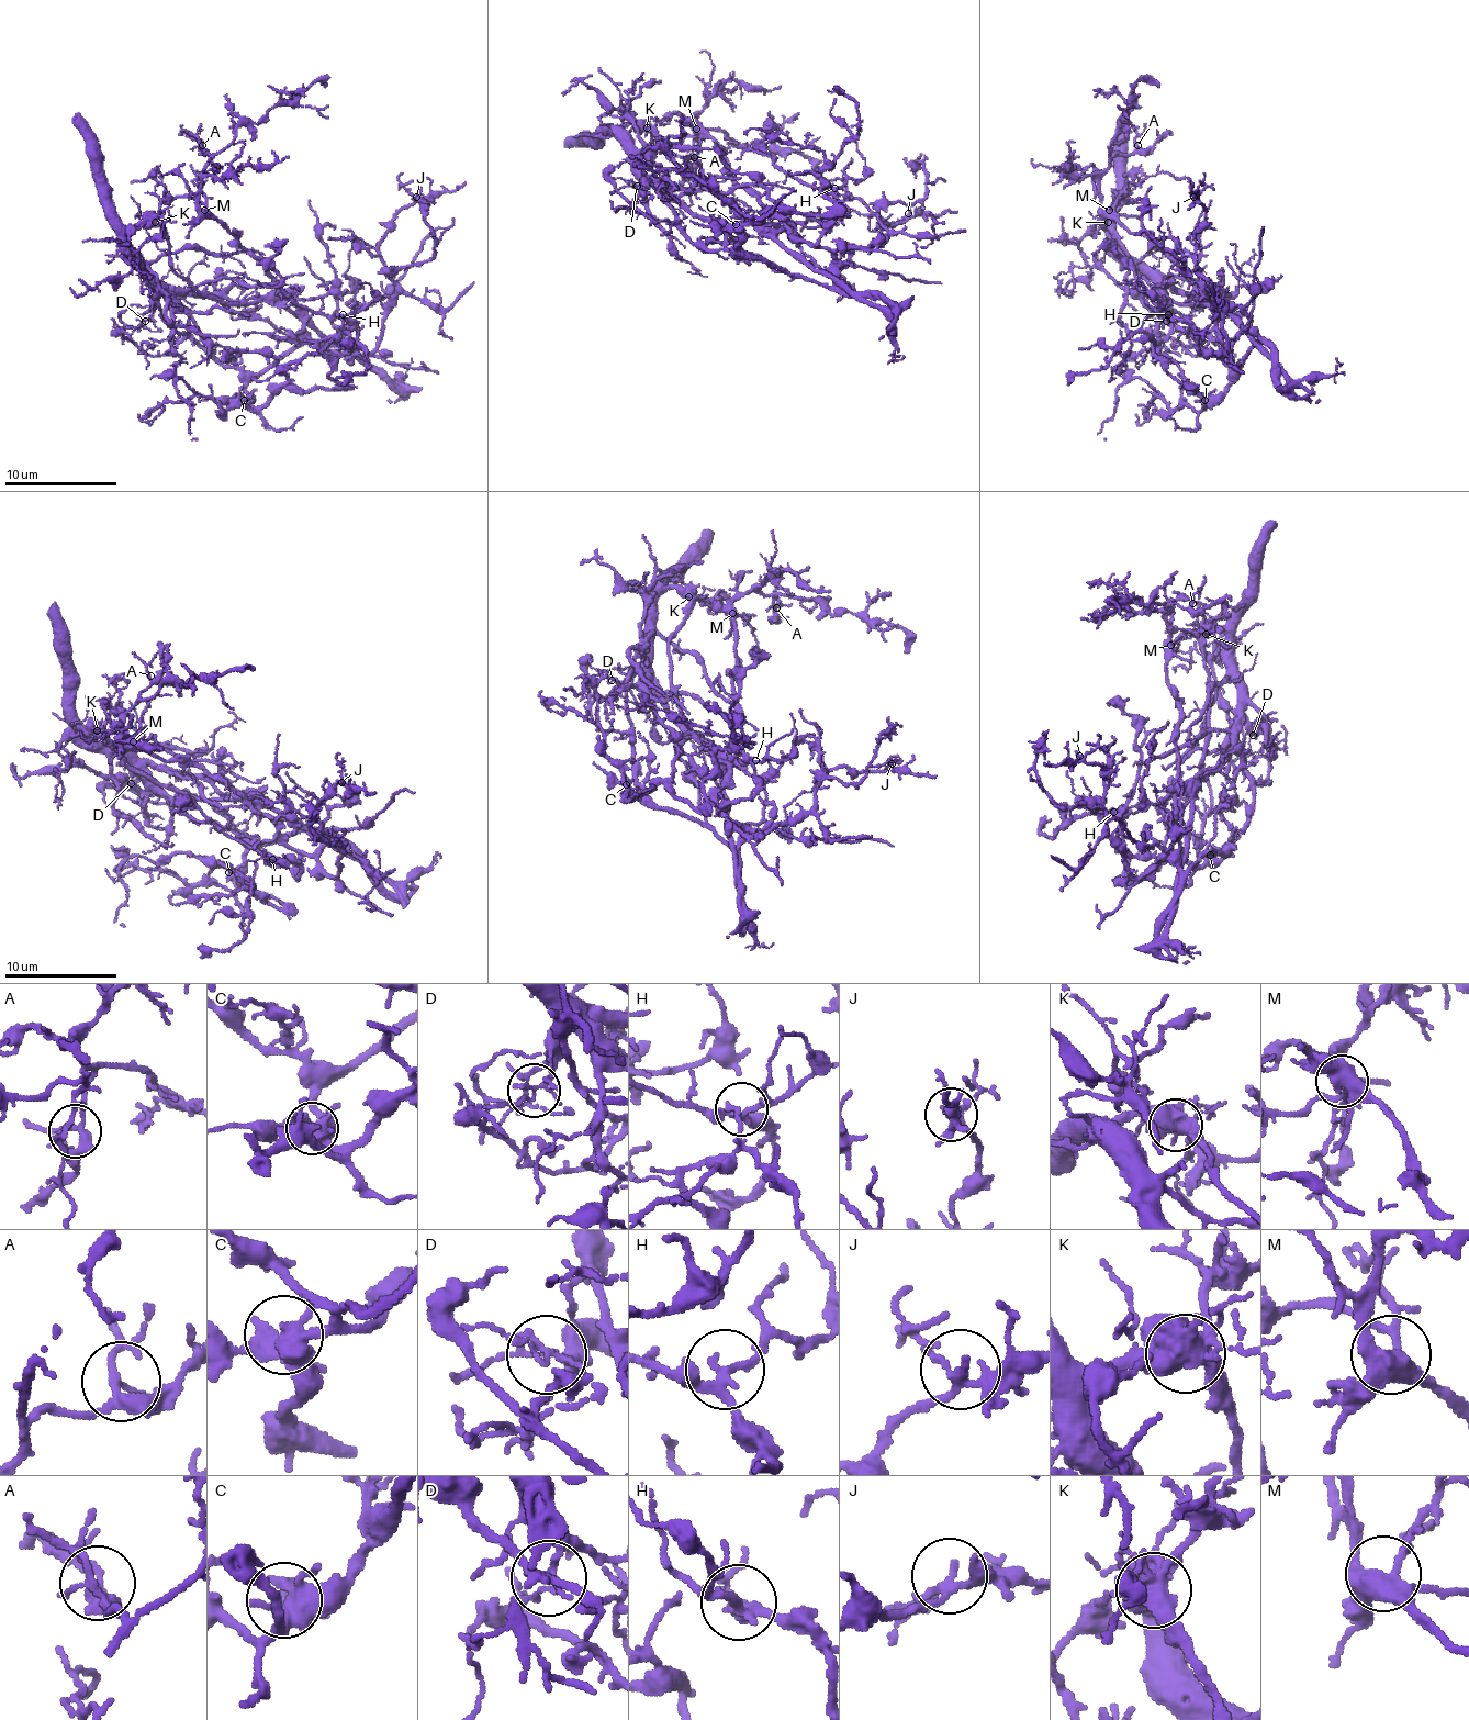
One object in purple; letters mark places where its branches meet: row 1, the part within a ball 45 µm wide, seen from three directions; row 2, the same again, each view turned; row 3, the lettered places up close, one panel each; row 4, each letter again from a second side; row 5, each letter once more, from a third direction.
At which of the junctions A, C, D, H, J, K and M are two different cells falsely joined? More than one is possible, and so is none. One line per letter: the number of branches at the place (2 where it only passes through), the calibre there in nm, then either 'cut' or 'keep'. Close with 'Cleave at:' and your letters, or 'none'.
A: branches 3; calibre 240 nm; keep
C: branches 5; calibre 480 nm; keep
D: branches 3; calibre 130 nm; cut
H: branches 3; calibre 200 nm; keep
J: branches 3; calibre 160 nm; keep
K: branches 8; calibre 650 nm; cut
M: branches 6; calibre 480 nm; keep
Cleave at: D, K

